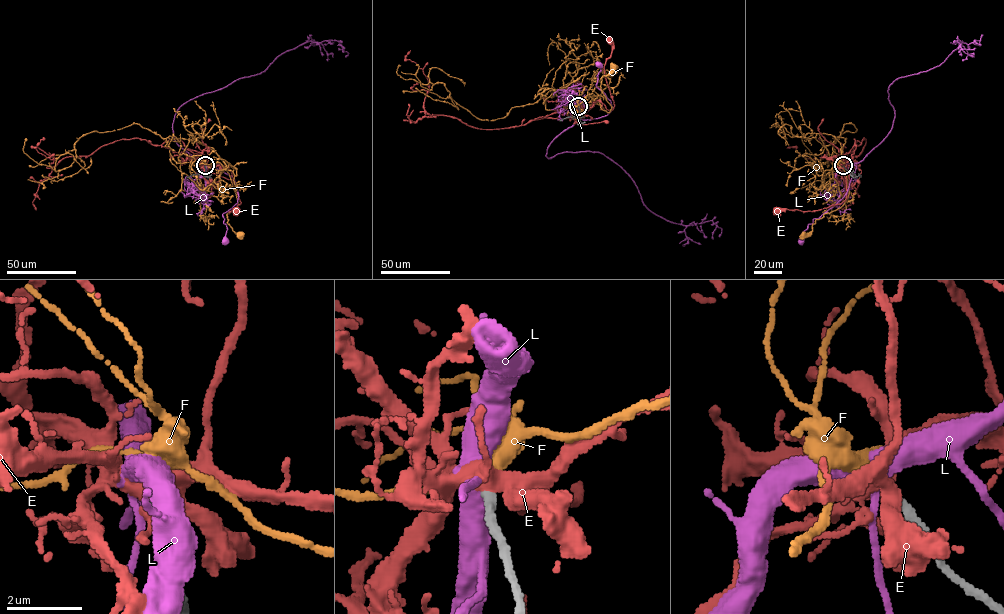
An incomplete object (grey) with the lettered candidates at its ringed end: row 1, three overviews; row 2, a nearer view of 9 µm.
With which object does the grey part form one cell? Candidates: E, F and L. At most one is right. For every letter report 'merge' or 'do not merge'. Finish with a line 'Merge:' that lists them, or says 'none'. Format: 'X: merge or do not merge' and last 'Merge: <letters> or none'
E: do not merge
F: merge
L: do not merge
Merge: F

